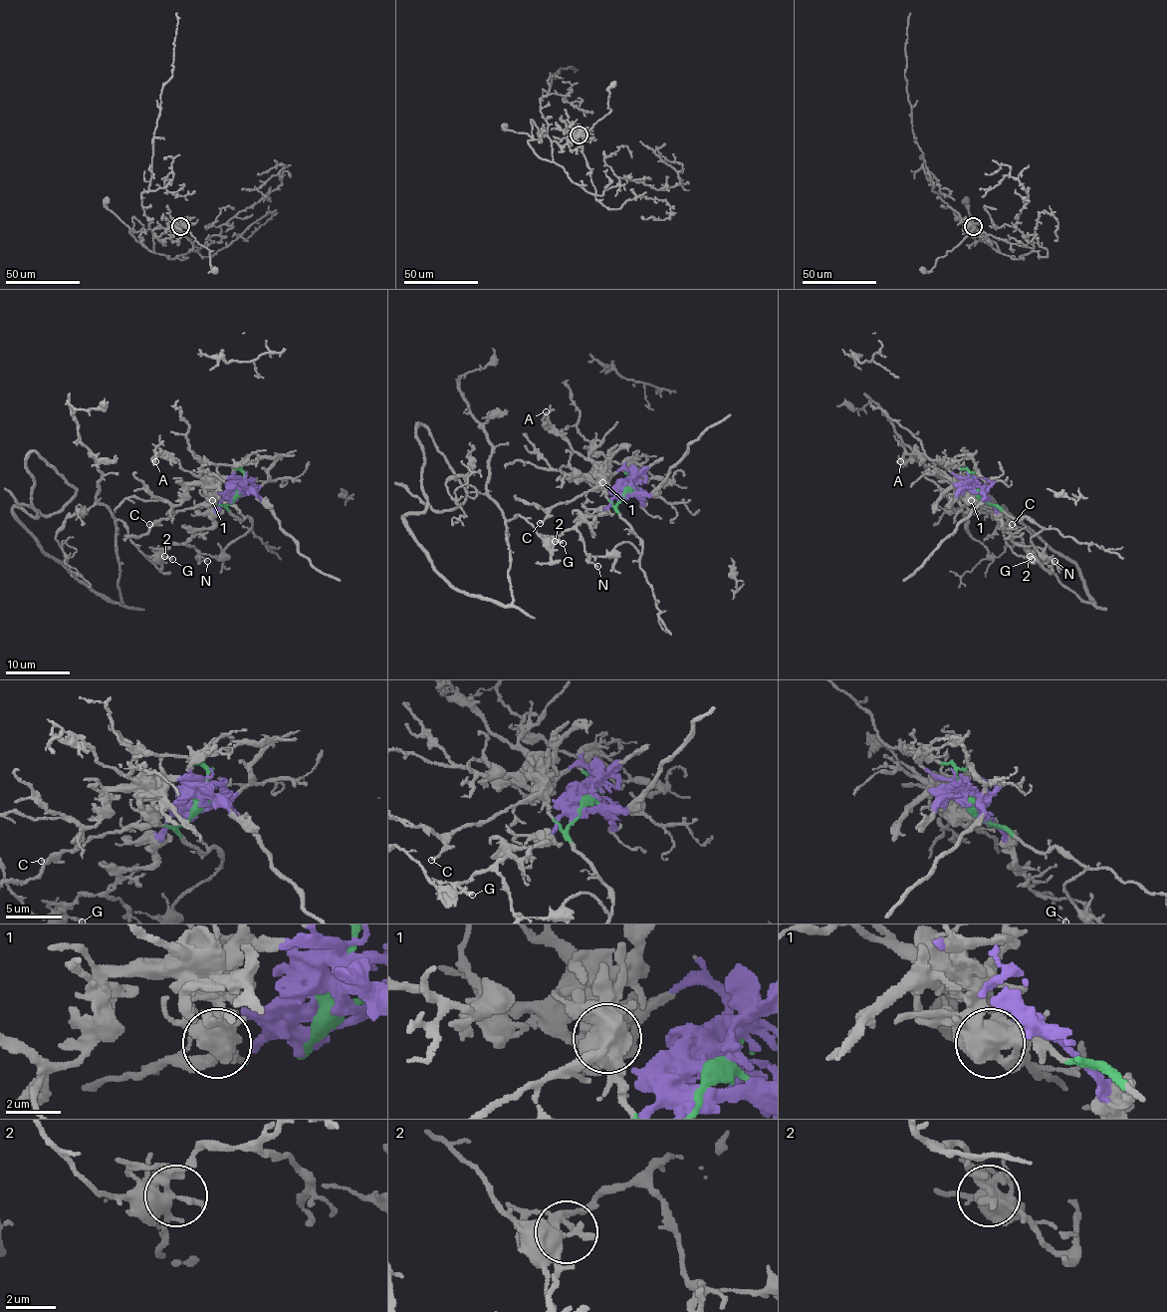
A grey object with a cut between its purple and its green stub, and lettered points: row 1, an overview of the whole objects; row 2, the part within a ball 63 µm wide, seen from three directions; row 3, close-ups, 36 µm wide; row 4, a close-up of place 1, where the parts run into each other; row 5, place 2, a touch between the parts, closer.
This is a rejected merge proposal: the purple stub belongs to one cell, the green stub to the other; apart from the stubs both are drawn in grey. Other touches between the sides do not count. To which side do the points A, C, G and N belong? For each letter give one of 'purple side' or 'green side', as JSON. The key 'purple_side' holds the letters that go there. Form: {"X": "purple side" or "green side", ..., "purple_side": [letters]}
{"A": "purple side", "C": "purple side", "G": "purple side", "N": "purple side", "purple_side": ["A", "C", "G", "N"]}

